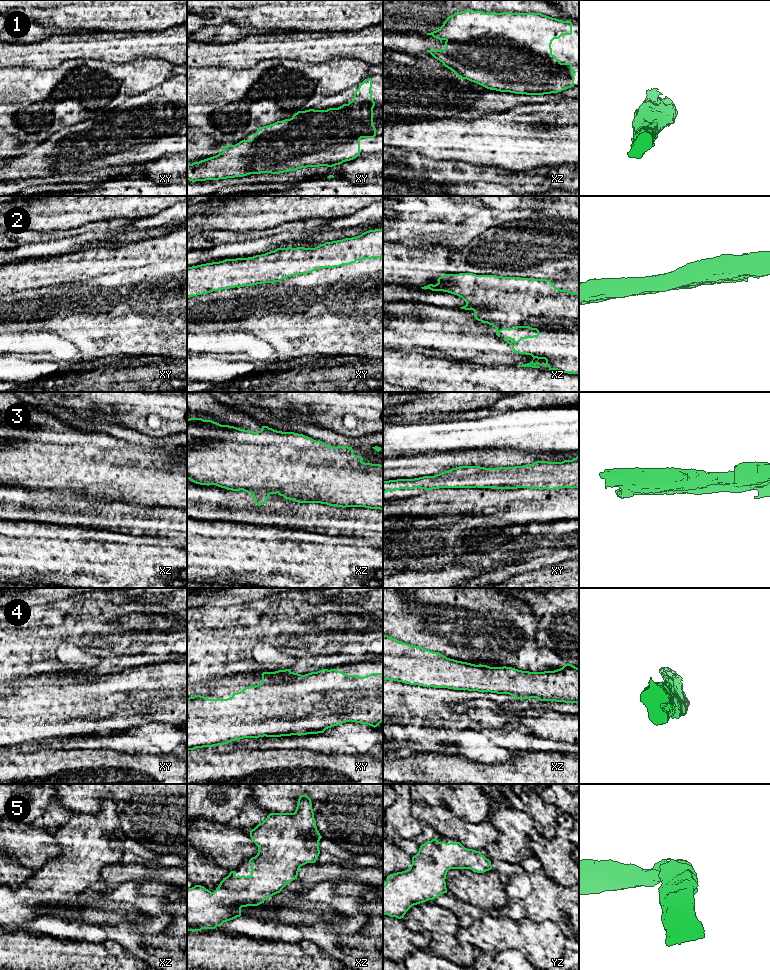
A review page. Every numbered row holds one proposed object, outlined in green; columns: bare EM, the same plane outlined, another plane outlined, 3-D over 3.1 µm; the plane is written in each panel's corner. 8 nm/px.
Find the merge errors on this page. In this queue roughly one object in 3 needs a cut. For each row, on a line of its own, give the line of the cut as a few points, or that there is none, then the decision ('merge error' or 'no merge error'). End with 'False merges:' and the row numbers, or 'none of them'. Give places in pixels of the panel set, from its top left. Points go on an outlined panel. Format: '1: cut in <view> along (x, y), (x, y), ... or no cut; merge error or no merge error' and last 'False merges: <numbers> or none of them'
1: no cut; no merge error
2: no cut; no merge error
3: no cut; no merge error
4: no cut; no merge error
5: no cut; no merge error
False merges: none of them

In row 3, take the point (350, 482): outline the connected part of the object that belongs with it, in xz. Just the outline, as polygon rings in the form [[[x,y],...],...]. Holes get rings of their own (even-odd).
[[[202,418],[187,419],[187,479],[200,485],[243,490],[253,495],[258,506],[264,505],[270,494],[278,494],[299,503],[383,510],[383,465],[362,460],[353,453],[352,447],[332,447],[303,434],[277,431],[268,426],[253,432]]]

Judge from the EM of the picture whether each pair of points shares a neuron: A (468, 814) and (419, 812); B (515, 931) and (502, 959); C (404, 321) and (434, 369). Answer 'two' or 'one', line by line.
A: two
B: two
C: two

